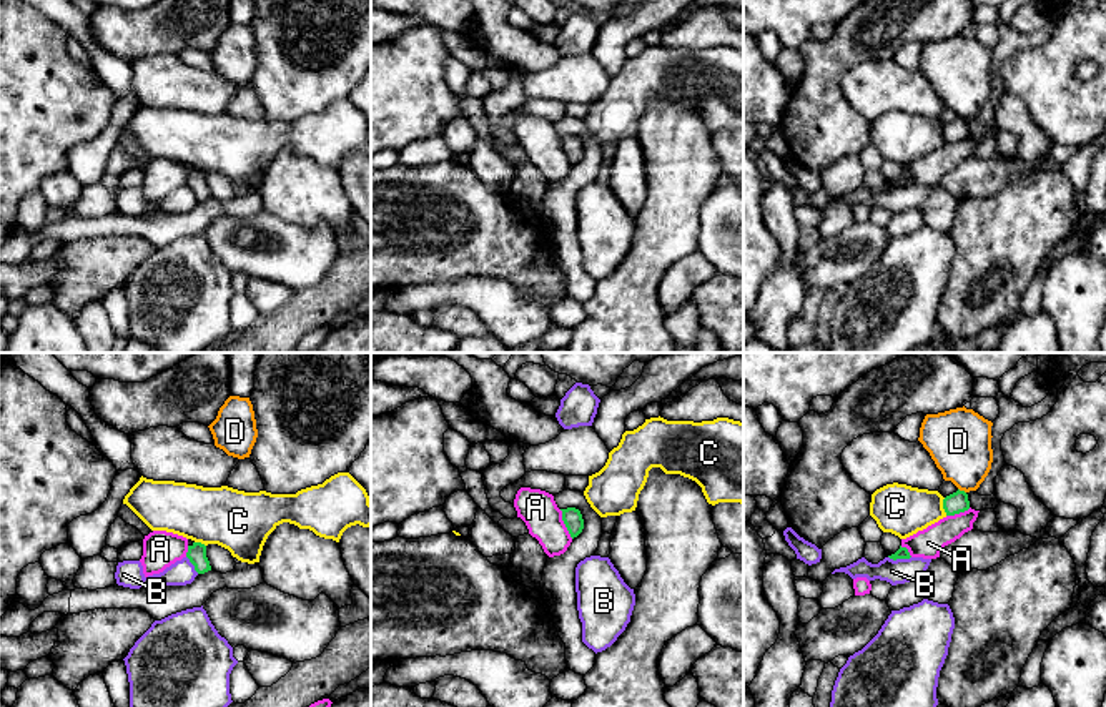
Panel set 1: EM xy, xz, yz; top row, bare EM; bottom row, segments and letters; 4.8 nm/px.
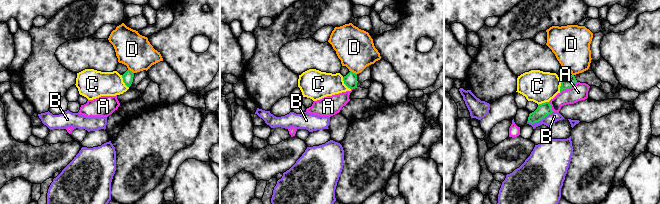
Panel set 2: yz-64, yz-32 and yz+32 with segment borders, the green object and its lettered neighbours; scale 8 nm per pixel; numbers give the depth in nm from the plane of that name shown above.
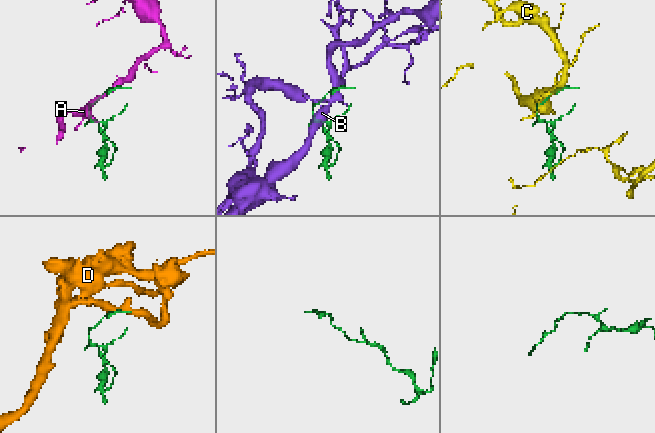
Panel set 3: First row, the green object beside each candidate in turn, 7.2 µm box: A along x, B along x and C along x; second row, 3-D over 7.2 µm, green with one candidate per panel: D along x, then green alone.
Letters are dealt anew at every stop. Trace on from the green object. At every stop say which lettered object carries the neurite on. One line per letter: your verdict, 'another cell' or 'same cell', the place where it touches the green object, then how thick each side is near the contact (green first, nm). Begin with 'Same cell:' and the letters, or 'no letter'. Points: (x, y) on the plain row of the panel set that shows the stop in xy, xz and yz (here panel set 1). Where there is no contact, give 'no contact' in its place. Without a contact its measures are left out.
Same cell: no letter
A: another cell | xz (564, 150) | 90/180 nm
B: another cell | yz (900, 185) | 60/120 nm
C: another cell | yz (943, 133) | 100/240 nm
D: another cell | yz (962, 118) | 100/300 nm

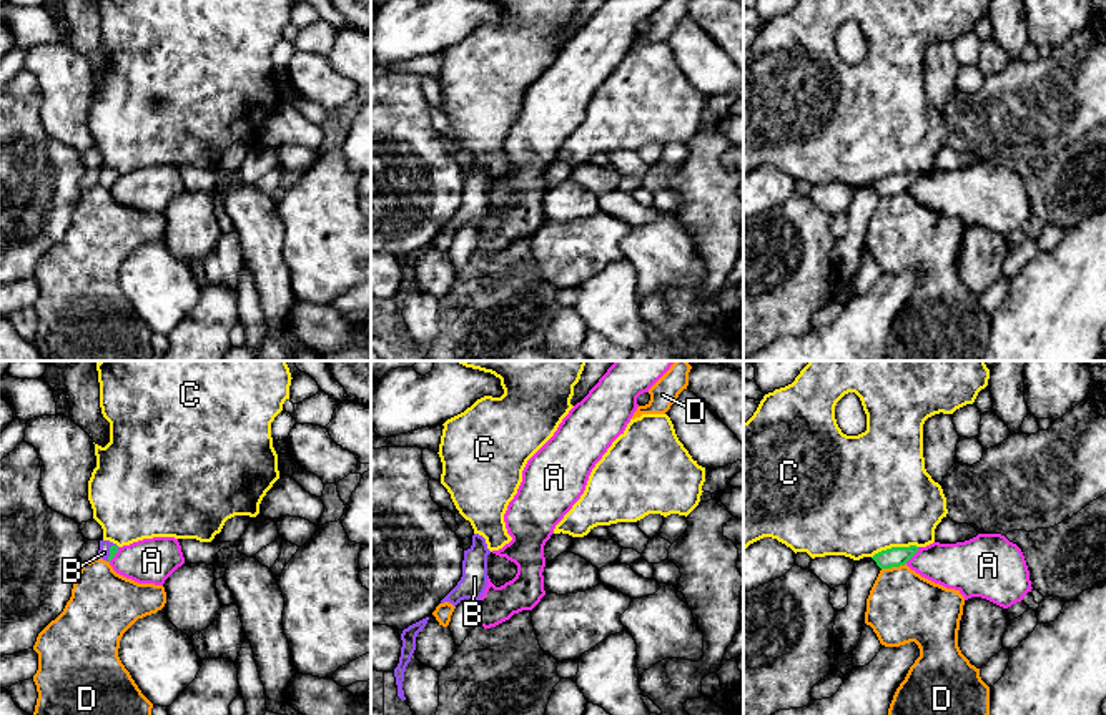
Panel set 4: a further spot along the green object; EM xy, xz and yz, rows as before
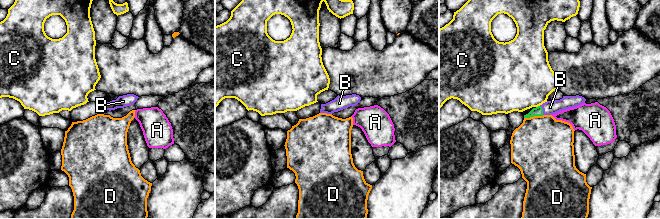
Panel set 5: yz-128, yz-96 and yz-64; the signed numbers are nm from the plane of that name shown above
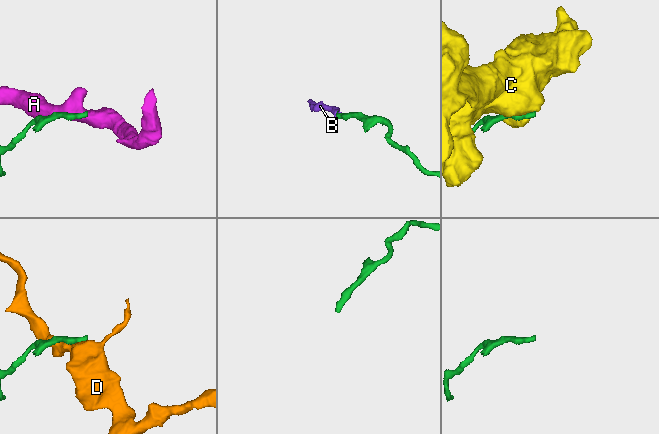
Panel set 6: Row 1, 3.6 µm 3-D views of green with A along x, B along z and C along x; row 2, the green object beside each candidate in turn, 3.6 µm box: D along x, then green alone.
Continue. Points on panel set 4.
Same cell: B
A: another cell | yz (912, 183) | 100/240 nm
B: same cell | xy (110, 180) | 50/60 nm
C: another cell | yz (893, 175) | 100/500 nm
D: another cell | yz (893, 193) | 100/340 nm

